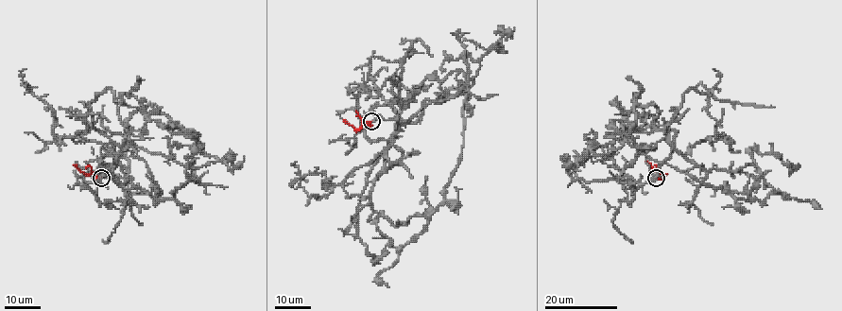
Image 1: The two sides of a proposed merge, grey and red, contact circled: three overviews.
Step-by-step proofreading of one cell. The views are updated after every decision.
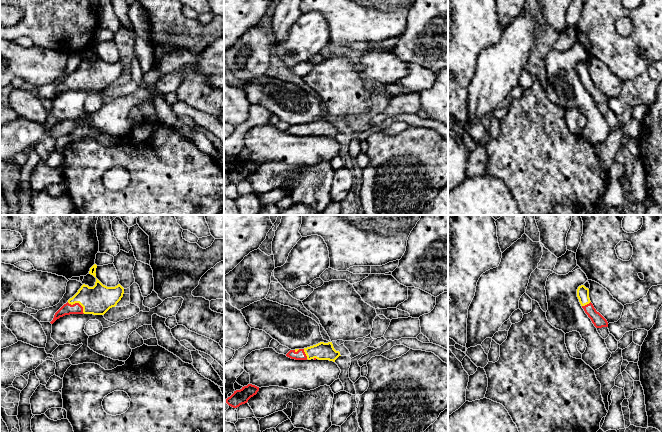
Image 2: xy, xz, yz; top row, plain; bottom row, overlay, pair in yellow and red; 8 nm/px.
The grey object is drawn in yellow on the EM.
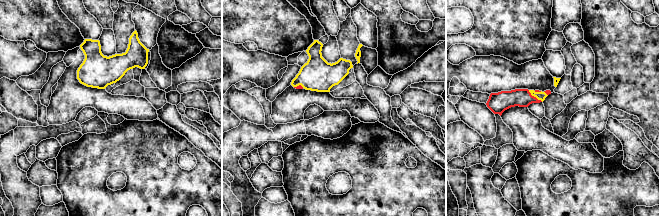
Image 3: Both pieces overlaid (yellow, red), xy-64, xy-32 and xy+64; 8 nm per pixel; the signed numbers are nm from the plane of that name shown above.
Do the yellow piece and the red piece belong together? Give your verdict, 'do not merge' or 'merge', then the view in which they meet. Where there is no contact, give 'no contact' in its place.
merge; meets yellow in xy

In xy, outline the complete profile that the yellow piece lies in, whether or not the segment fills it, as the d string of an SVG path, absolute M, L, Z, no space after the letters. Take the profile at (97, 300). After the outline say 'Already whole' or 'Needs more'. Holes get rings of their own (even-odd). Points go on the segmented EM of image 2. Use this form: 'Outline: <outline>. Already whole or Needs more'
Outline: M96 278L93 287L83 284L78 292L55 313L50 323L53 324L60 317L70 314L104 315L117 305L123 294L124 288L120 284L107 287Z. Needs more

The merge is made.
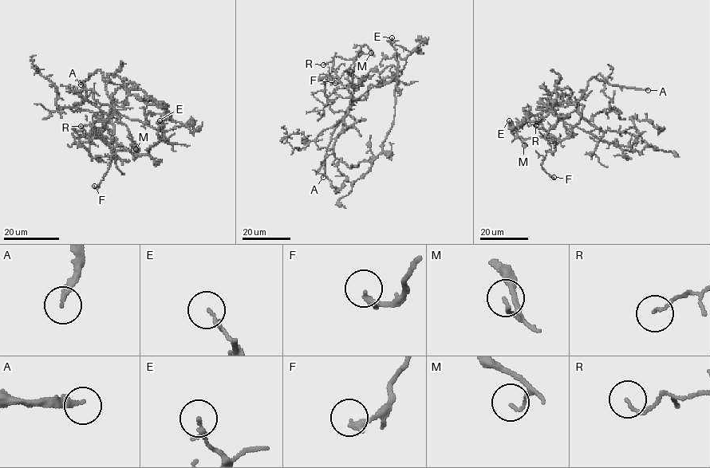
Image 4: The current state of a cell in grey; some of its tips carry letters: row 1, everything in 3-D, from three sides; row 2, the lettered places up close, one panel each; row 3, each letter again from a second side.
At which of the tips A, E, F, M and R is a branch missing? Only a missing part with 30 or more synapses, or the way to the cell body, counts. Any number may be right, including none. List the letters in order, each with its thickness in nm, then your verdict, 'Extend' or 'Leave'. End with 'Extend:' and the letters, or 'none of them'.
A: Thickness 240 nm. Extend
E: Thickness 150 nm. Leave
F: Thickness 240 nm. Leave
M: Thickness 100 nm. Leave
R: Thickness 100 nm. Leave
Extend: A

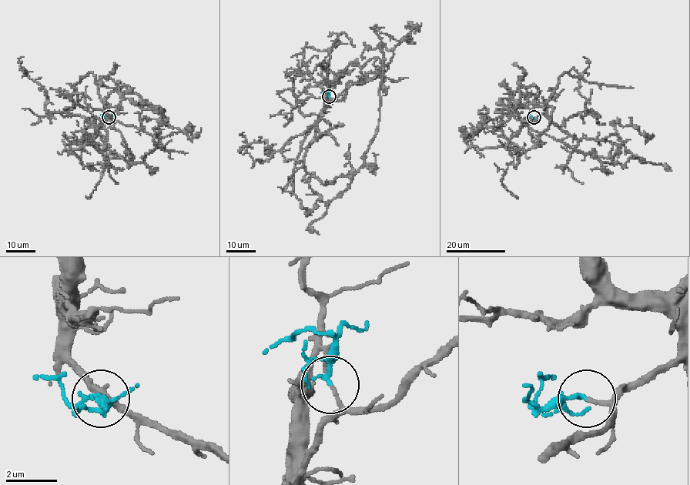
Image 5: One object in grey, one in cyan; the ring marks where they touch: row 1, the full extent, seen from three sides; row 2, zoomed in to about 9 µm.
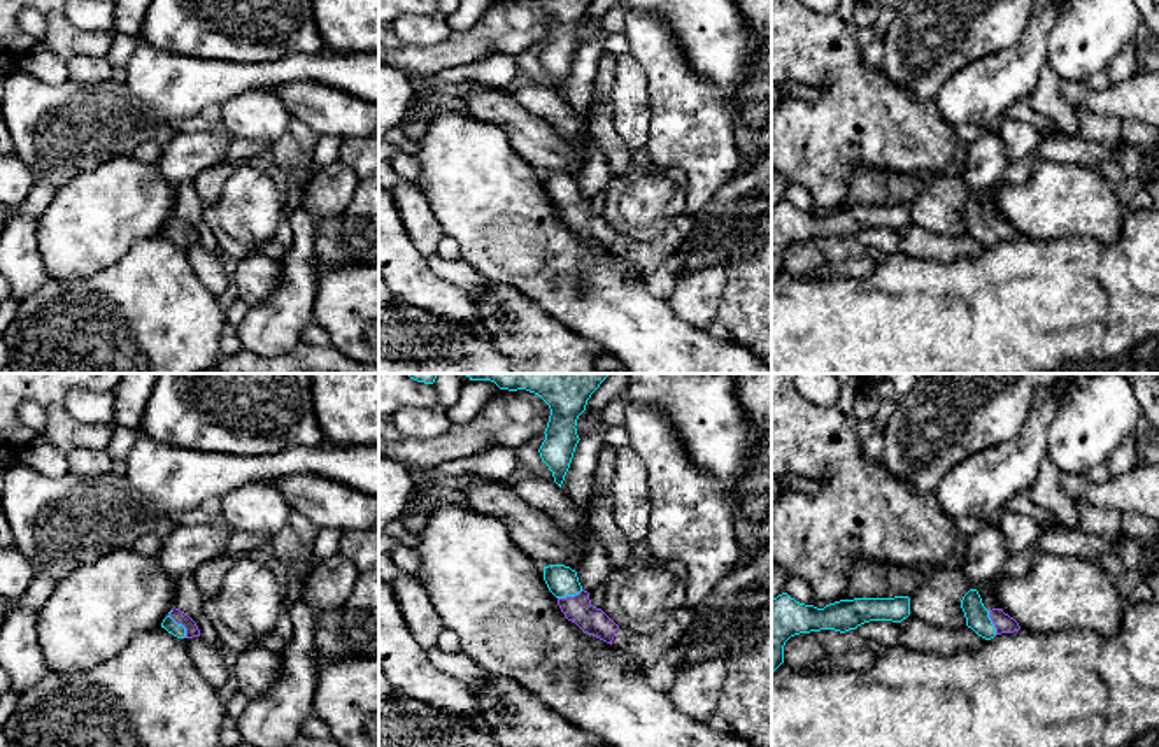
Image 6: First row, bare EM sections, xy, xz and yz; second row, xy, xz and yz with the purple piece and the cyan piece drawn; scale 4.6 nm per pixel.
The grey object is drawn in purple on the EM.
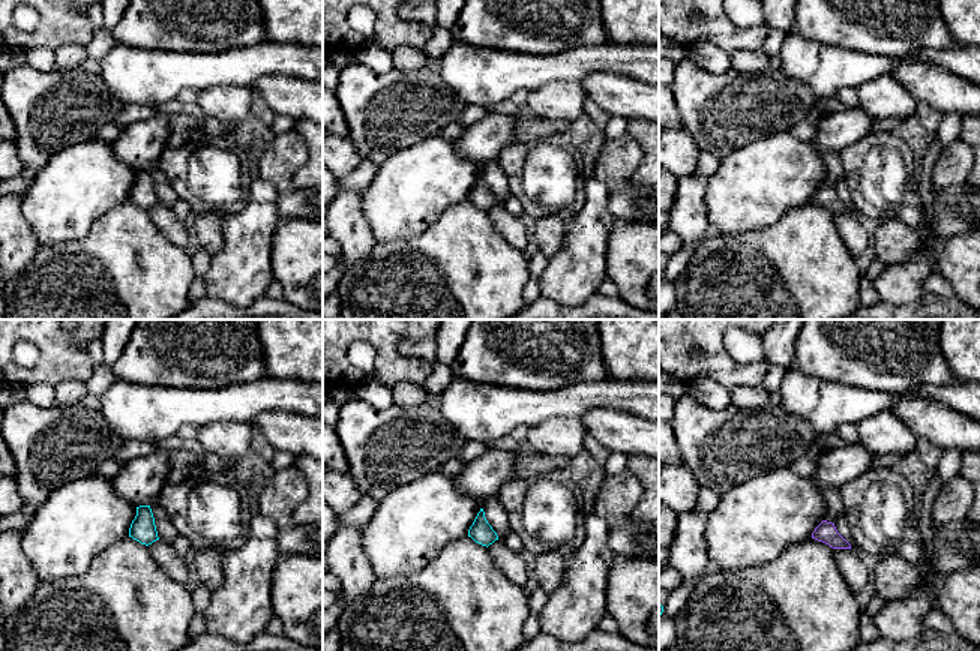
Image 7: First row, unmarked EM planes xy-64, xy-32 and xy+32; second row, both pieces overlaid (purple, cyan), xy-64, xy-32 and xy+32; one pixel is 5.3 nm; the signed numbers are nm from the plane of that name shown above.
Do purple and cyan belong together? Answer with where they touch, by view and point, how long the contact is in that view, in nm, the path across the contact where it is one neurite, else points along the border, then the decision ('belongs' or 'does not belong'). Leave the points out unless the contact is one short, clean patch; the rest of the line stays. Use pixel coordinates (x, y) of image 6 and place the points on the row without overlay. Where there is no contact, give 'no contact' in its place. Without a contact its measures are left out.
contact xy (179, 230); length 140 nm; way xy (191, 237), (179, 230), (177, 237); belongs

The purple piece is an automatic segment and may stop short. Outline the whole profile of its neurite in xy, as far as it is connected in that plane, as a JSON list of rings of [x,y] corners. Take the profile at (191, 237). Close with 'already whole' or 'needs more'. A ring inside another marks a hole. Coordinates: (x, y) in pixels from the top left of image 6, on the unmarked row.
[[[172,216],[168,223],[163,226],[161,235],[172,240],[177,245],[193,245],[200,244],[200,237],[196,230],[179,216]]]; needs more

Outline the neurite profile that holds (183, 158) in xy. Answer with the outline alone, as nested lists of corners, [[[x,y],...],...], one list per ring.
[[[221,130],[177,133],[163,146],[153,167],[170,186],[195,181],[203,170],[223,163],[231,137]]]

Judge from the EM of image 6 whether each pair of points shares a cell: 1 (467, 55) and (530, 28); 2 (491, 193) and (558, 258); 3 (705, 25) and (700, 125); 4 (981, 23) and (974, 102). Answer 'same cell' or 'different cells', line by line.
1: same cell
2: same cell
3: different cells
4: different cells

